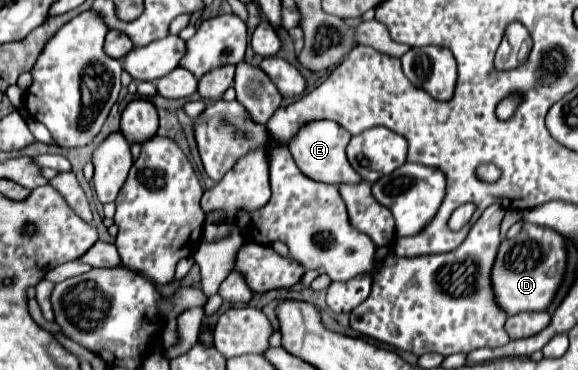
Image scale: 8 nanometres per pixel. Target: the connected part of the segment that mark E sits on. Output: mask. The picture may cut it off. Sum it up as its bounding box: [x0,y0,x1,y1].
[289,119,359,183]

